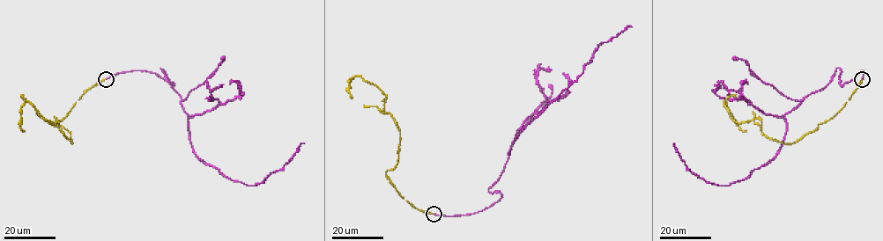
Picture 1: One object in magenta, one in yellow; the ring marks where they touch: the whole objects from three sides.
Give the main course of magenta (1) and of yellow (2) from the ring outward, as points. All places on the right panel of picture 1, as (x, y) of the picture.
1: (862, 78), (862, 70), (841, 85), (837, 68), (785, 114), (777, 154), (729, 185), (692, 172), (675, 142)
2: (862, 78), (834, 116), (792, 142), (769, 139), (760, 120), (736, 122), (723, 102), (746, 130)

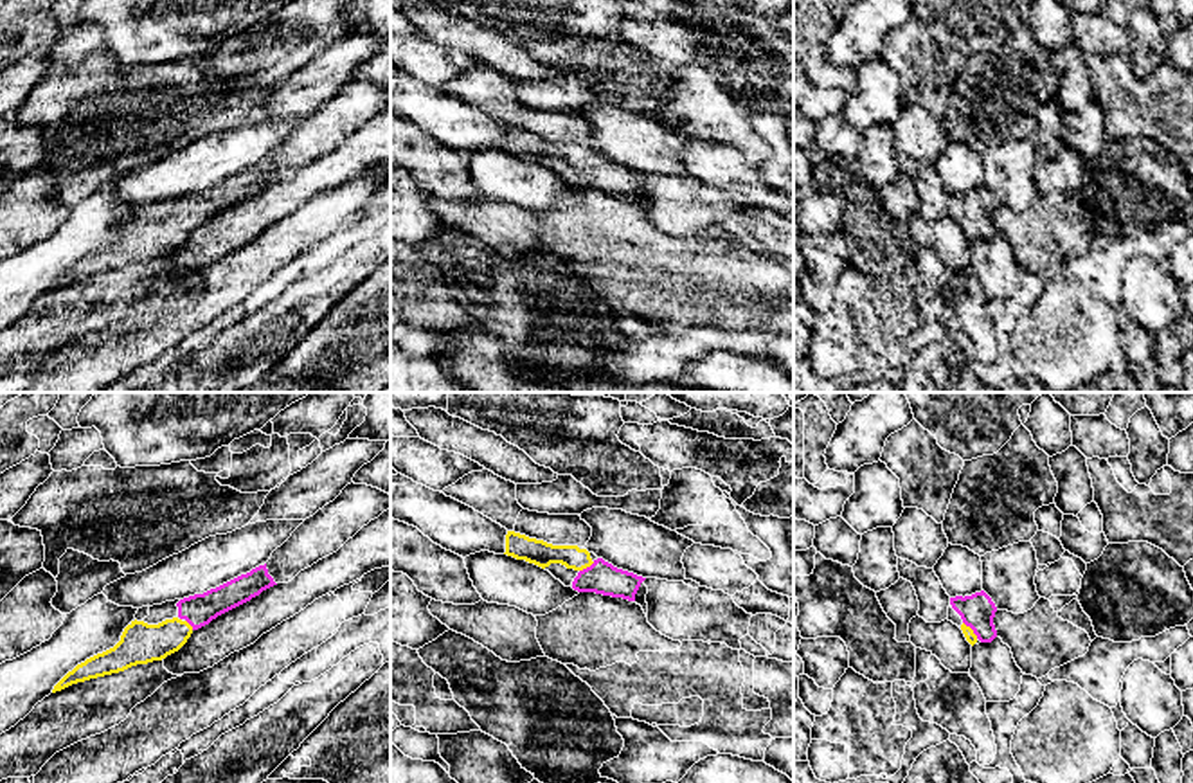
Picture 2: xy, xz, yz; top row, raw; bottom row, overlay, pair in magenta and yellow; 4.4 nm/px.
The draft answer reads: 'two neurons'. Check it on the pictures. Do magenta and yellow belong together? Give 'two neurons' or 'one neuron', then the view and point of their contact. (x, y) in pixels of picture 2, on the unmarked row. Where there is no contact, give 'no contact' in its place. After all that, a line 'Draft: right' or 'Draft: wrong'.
one neuron; meets magenta in yz at (972, 225)
Draft: wrong

